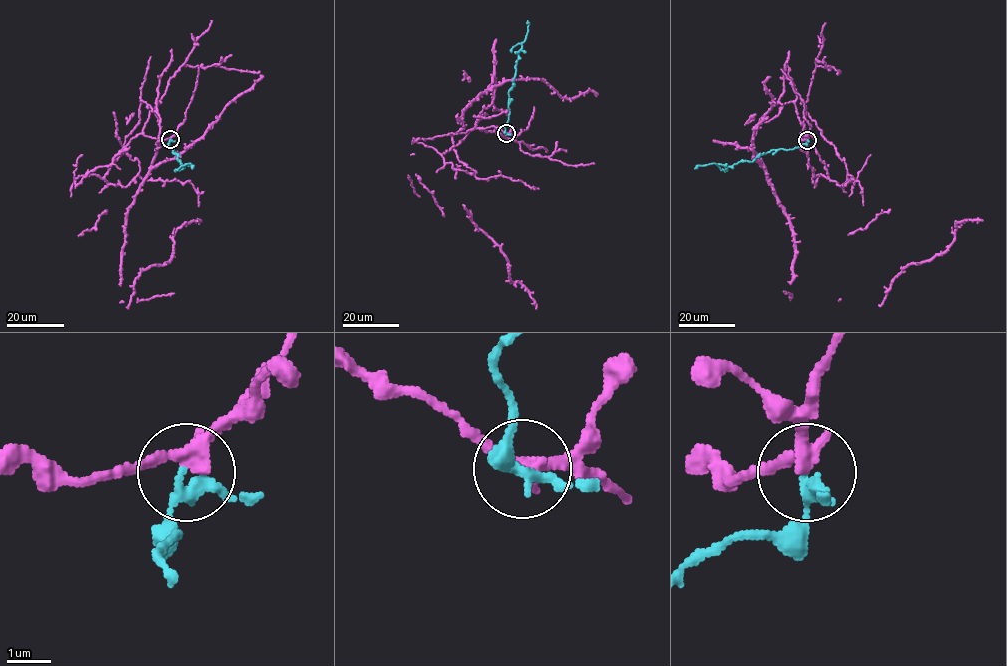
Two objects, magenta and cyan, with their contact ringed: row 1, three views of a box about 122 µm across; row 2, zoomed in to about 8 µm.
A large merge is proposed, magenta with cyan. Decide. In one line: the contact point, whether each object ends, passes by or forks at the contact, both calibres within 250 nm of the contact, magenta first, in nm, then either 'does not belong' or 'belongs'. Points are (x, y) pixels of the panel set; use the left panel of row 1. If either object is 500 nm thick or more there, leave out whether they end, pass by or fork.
(170, 139) | magenta passes by | cyan passes by | 280/240 nm | does not belong

